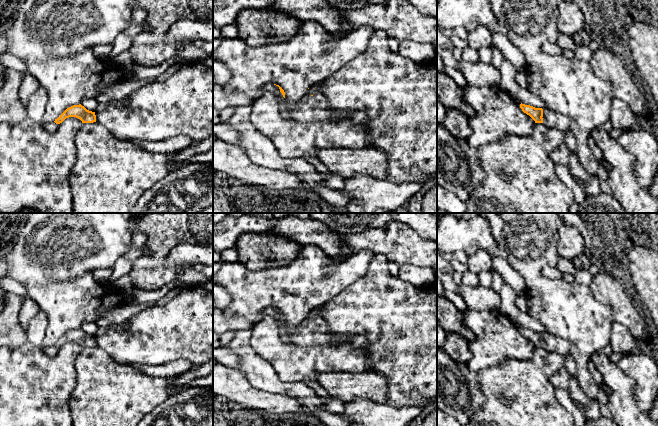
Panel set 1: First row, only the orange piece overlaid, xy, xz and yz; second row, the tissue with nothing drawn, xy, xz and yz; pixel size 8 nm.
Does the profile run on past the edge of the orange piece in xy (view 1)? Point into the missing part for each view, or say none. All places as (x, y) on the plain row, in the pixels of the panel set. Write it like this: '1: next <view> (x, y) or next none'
1: next none

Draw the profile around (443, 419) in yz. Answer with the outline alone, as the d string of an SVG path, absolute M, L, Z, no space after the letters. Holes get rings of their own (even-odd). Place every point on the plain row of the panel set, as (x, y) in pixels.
M437 407L437 426L464 426L458 419Z

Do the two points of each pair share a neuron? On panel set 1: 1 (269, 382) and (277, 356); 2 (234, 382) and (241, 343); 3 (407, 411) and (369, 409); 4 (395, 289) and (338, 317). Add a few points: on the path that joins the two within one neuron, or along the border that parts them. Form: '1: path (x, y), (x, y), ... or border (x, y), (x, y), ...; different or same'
1: border (255, 352), (273, 368), (281, 380), (291, 382); different
2: border (236, 368), (252, 385); different
3: path (398, 413), (378, 413); same
4: path (381, 303), (352, 311); same

